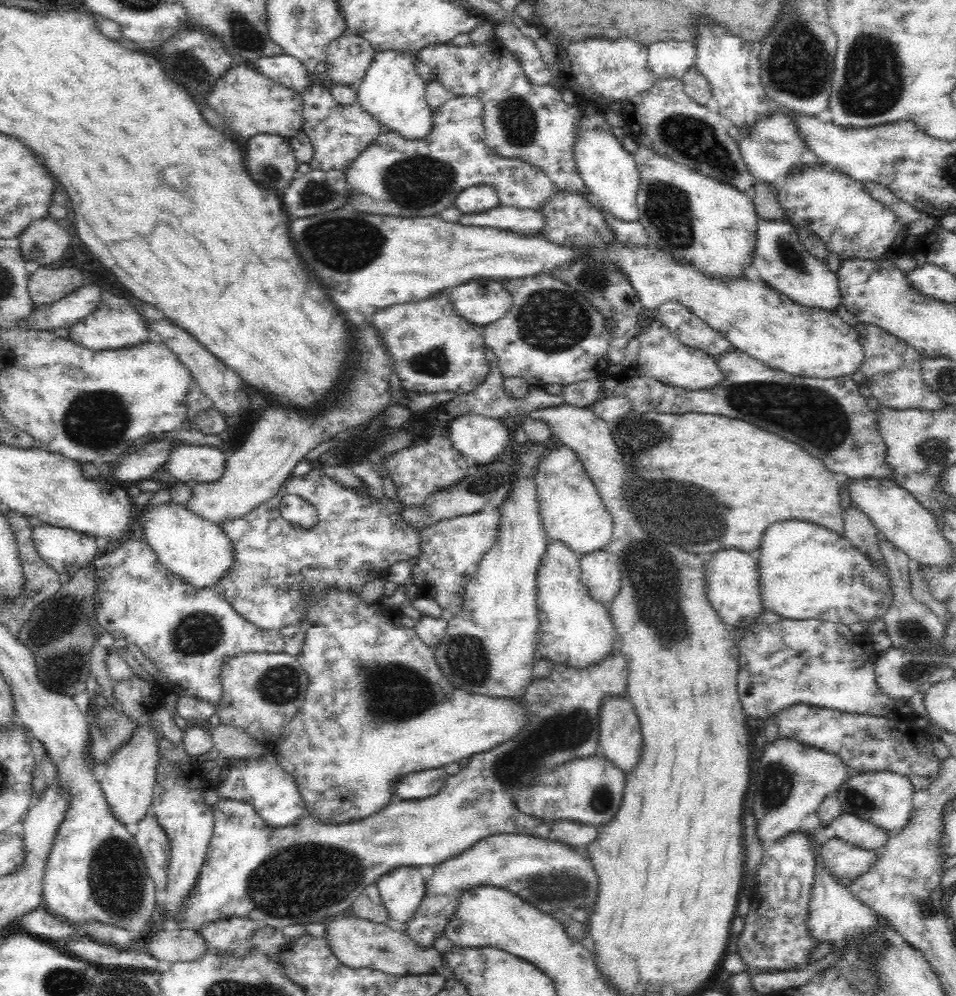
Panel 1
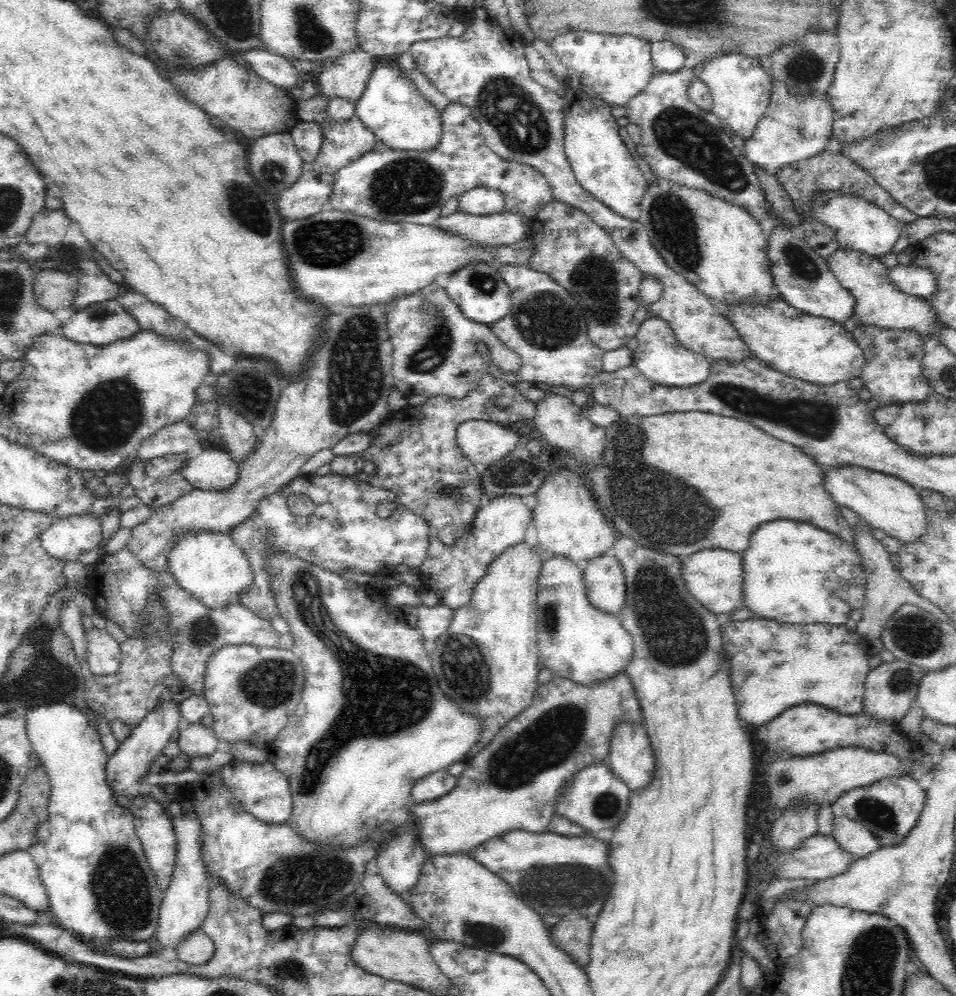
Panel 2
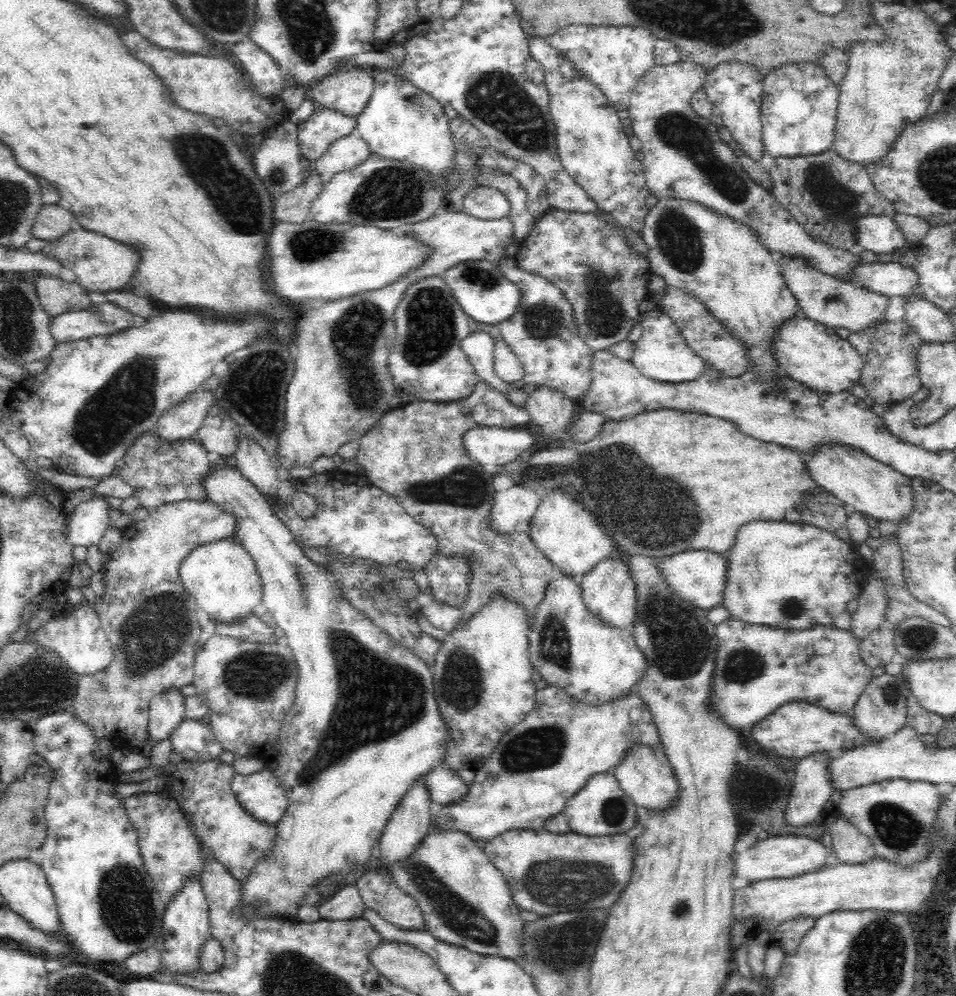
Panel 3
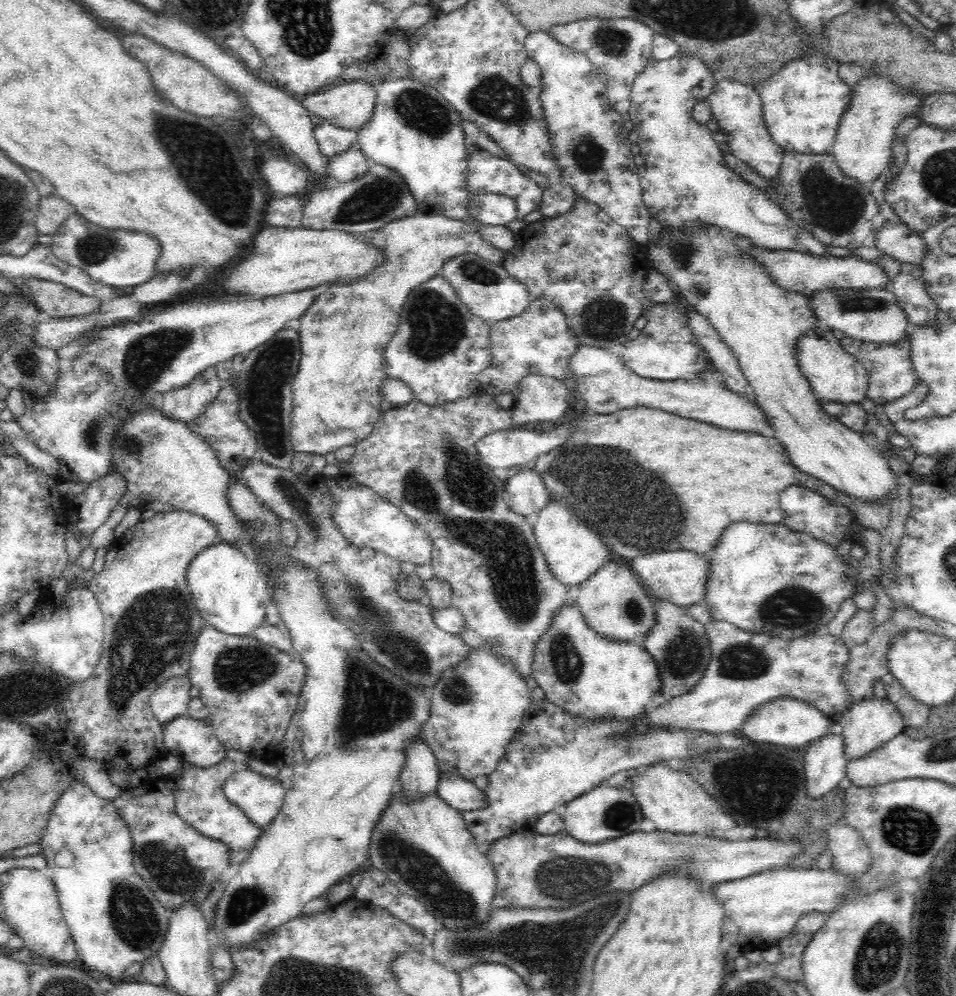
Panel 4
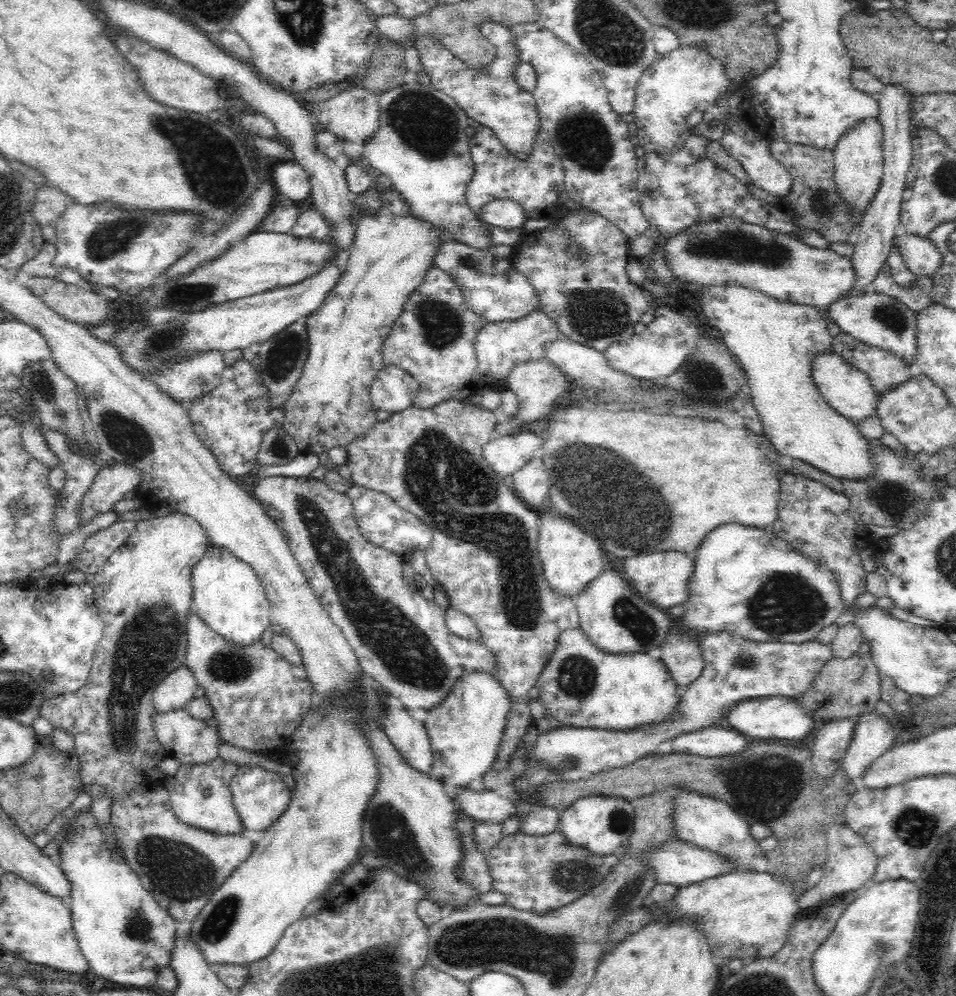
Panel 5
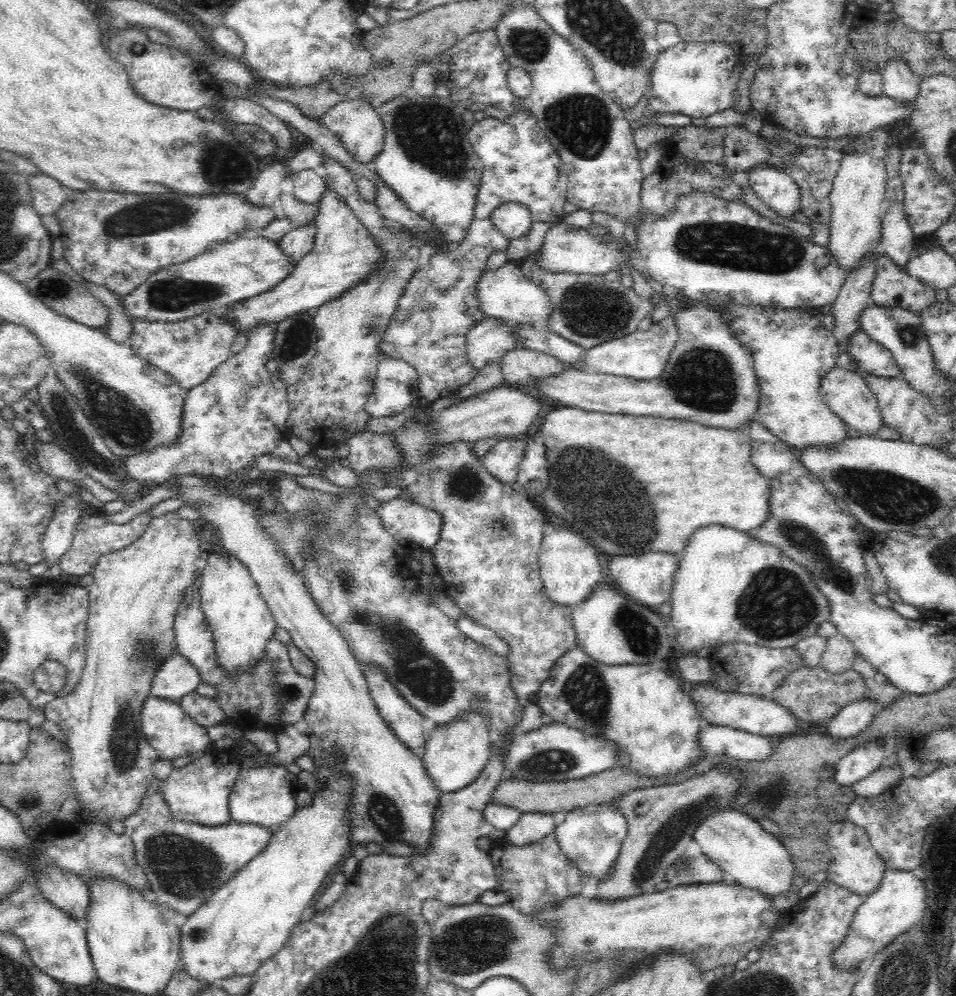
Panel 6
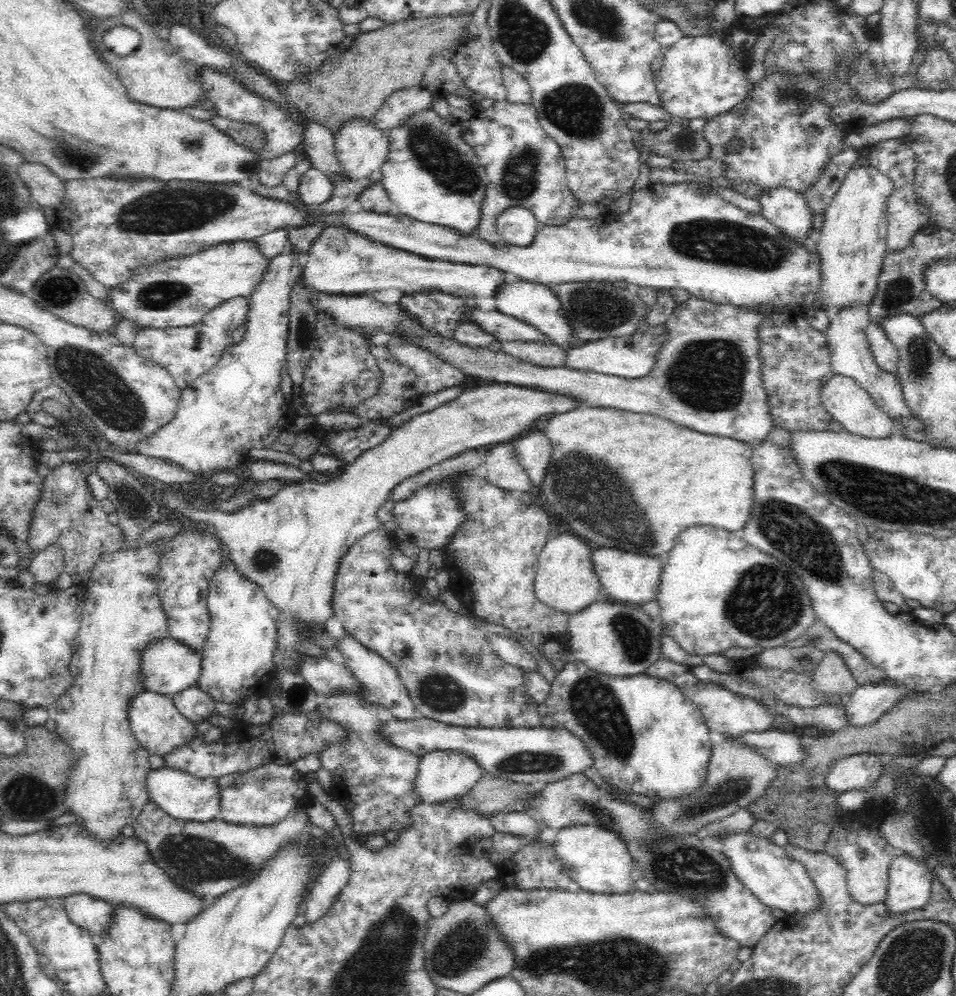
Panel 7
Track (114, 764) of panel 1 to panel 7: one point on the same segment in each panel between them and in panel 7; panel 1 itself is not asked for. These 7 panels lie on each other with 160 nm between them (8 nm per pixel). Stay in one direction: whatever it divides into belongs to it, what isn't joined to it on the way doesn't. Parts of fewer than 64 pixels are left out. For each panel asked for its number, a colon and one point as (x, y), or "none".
2: (131, 761)
3: (166, 709)
4: (170, 699)
5: (178, 688)
6: (176, 677)
7: (167, 666)

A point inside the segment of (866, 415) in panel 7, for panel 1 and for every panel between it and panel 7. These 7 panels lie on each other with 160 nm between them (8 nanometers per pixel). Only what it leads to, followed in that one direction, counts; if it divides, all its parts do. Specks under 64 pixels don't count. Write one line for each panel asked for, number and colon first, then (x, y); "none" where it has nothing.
1: (759, 321)
2: (820, 351)
3: (808, 352)
4: (835, 376)
5: (847, 390)
6: (846, 394)

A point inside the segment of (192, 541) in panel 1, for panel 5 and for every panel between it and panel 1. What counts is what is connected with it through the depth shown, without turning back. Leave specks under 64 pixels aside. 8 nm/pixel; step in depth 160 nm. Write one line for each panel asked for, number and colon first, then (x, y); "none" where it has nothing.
2: (211, 567)
3: (221, 577)
4: (229, 590)
5: (228, 596)

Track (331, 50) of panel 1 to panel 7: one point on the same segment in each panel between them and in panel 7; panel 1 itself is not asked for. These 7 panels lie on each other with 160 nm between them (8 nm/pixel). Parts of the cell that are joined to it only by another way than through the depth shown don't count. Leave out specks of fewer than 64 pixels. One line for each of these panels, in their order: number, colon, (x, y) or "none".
2: (348, 77)
3: (349, 92)
4: (350, 105)
5: (353, 115)
6: (361, 131)
7: (361, 149)

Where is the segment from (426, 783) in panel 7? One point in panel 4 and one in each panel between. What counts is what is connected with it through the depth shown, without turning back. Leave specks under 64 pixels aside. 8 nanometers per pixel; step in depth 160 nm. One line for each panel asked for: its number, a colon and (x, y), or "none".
4: (474, 710)
5: (464, 731)
6: (455, 755)

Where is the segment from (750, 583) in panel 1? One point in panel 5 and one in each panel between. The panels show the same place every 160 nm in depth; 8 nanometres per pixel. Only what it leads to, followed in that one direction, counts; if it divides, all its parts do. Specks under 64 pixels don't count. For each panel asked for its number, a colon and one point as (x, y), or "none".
2: (713, 576)
3: (696, 576)
4: (678, 576)
5: (661, 578)

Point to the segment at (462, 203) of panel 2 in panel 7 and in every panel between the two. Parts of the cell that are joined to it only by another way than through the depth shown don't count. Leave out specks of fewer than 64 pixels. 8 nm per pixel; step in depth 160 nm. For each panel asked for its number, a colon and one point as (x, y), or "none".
3: (489, 204)
4: (490, 209)
5: (507, 214)
6: (513, 220)
7: (517, 226)

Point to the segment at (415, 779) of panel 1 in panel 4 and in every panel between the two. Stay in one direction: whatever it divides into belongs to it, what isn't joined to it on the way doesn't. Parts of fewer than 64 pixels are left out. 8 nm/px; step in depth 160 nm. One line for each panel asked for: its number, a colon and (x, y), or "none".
2: (436, 785)
3: (445, 786)
4: (462, 795)

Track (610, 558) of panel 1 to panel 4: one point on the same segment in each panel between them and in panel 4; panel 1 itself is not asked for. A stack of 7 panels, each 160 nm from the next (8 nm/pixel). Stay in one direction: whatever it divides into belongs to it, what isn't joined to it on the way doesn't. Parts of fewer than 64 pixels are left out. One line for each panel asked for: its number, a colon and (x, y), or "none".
2: (603, 577)
3: (609, 591)
4: (613, 603)

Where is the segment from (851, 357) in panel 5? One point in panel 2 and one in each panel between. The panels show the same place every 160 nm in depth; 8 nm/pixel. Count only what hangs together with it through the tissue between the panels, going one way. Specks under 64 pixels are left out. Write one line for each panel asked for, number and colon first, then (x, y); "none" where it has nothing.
2: (892, 372)
3: (890, 374)
4: (891, 374)

